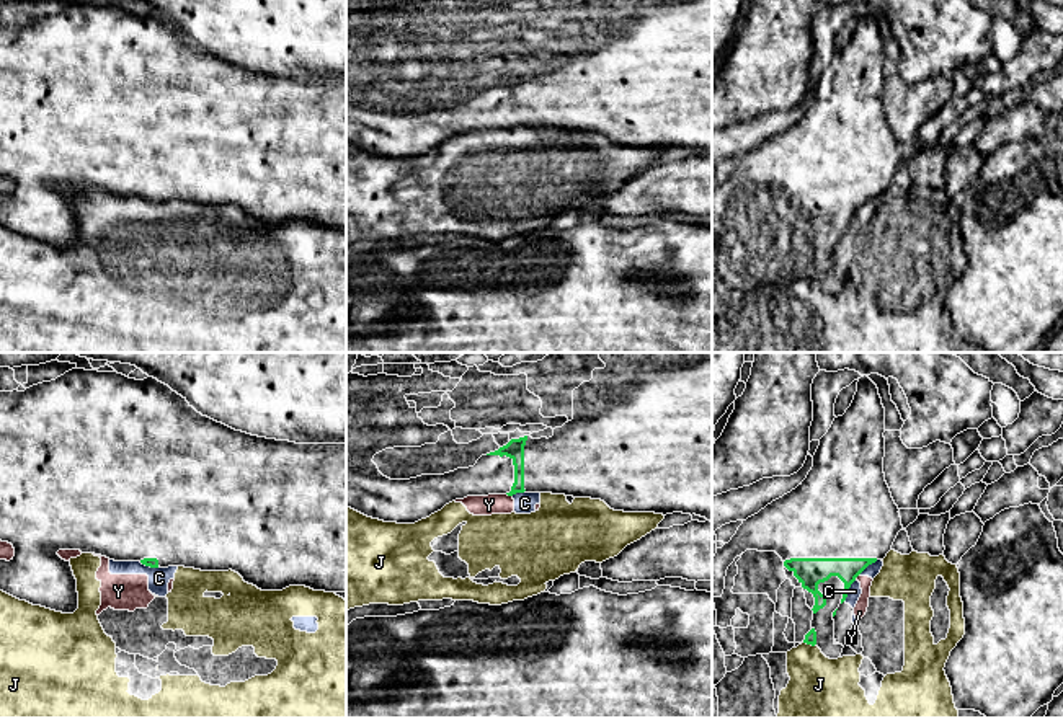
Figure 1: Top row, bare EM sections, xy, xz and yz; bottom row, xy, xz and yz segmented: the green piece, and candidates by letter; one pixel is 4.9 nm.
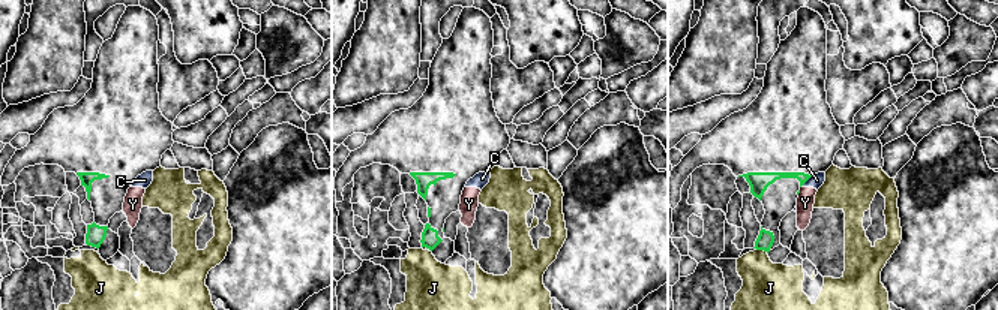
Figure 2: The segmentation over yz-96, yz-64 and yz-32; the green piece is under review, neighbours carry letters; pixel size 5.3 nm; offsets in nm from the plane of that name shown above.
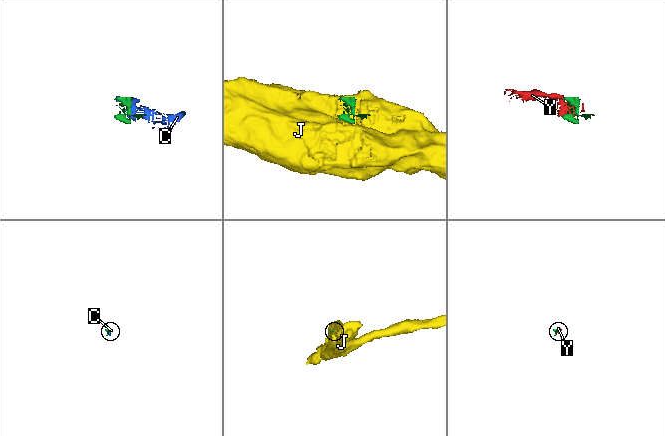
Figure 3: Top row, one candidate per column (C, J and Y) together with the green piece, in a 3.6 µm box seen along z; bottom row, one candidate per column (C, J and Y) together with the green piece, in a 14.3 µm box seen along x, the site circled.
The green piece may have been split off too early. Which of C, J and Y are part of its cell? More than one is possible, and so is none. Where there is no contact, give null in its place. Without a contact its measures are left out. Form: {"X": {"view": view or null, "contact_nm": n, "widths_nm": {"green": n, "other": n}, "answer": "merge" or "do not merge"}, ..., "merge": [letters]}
{"C": {"view": "yz", "contact_nm": 130, "widths_nm": {"green": 140, "other": 60}, "answer": "do not merge"}, "J": {"view": "yz", "contact_nm": 70, "widths_nm": {"green": 60, "other": 340}, "answer": "do not merge"}, "Y": {"view": "xz", "contact_nm": 40, "widths_nm": {"green": 100, "other": 100}, "answer": "do not merge"}, "merge": []}

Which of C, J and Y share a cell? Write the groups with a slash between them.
C J Y

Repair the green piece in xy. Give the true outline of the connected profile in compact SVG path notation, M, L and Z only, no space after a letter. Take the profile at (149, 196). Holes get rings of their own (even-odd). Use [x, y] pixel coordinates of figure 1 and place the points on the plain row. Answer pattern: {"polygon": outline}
{"polygon": "M75 2L56 15L33 20L24 26L0 26L0 175L11 178L15 183L15 191L10 196L0 194L0 225L33 240L41 240L62 248L73 248L78 243L78 227L70 196L62 194L57 189L59 184L80 184L82 188L95 188L114 196L140 196L150 202L185 201L201 206L232 204L238 207L245 217L253 219L261 225L282 225L289 220L305 220L314 225L346 227L346 78L296 78L251 70L202 51L186 36L186 33L153 11L136 15L118 7L98 7Z"}

